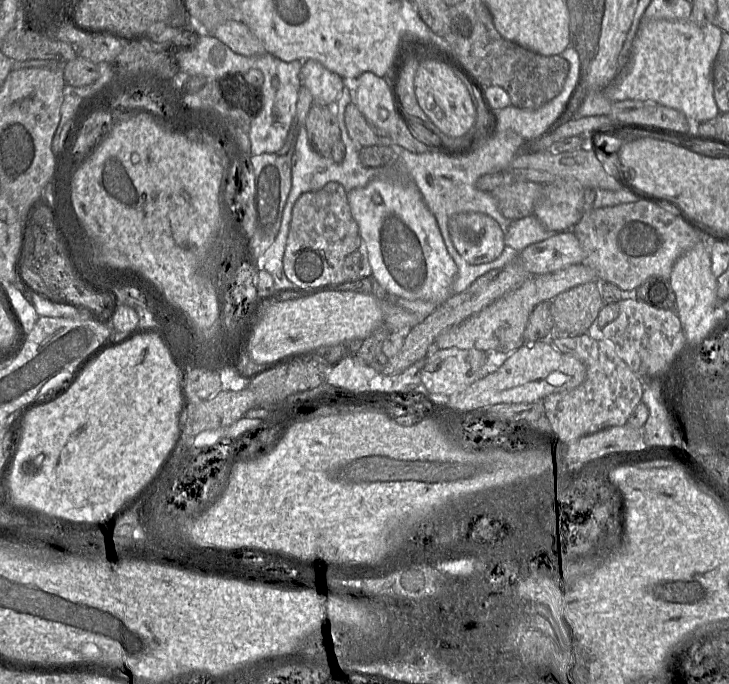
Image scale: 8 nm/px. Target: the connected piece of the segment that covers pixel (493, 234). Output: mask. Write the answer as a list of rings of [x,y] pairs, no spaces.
[[[482,213],[455,215],[449,220],[449,235],[457,252],[471,265],[496,260],[506,247],[499,224]]]

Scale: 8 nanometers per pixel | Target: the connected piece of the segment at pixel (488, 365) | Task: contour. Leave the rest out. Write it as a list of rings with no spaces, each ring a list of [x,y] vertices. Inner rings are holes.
[[[446,348],[432,350],[424,359],[421,381],[429,394],[452,395],[463,391],[475,381],[497,371],[512,352],[483,351],[475,348]]]

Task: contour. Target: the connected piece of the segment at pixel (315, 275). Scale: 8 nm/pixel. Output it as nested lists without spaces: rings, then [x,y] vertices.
[[[338,182],[327,183],[319,190],[303,193],[292,209],[291,222],[283,256],[283,269],[287,278],[298,288],[324,288],[332,283],[345,282],[343,262],[347,255],[359,249],[363,240],[354,220],[348,192]]]

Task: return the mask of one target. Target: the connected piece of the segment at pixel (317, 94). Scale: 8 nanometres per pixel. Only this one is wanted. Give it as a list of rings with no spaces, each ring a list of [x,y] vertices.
[[[312,59],[302,62],[300,80],[301,85],[310,91],[314,102],[326,106],[333,105],[344,88],[342,77]]]

